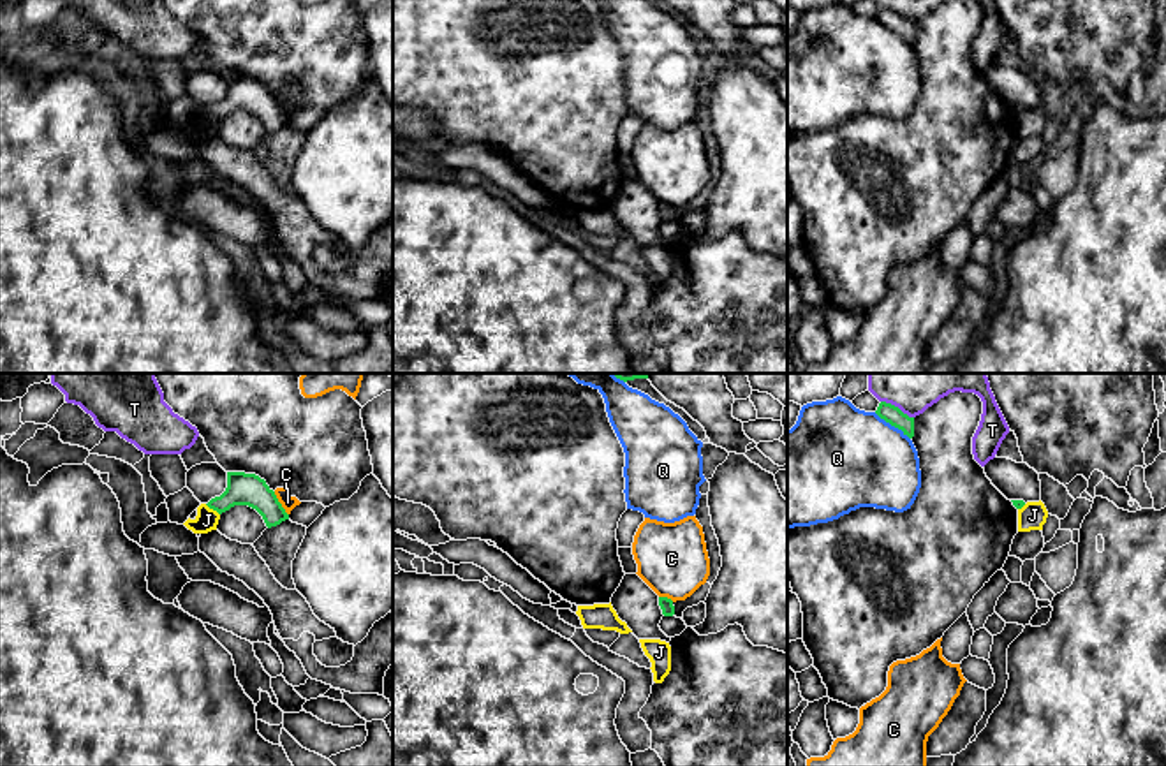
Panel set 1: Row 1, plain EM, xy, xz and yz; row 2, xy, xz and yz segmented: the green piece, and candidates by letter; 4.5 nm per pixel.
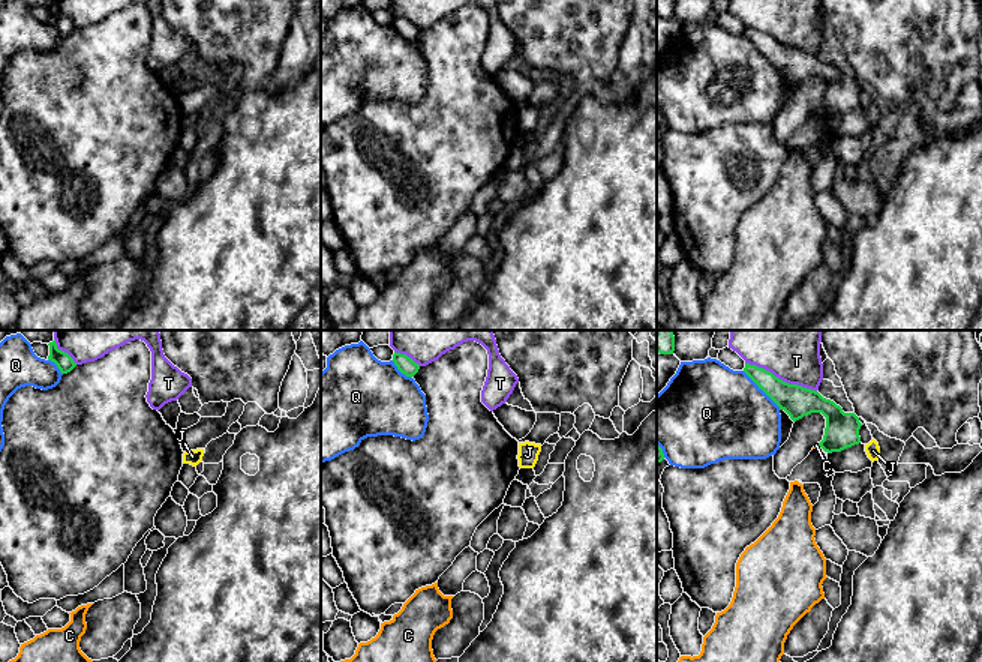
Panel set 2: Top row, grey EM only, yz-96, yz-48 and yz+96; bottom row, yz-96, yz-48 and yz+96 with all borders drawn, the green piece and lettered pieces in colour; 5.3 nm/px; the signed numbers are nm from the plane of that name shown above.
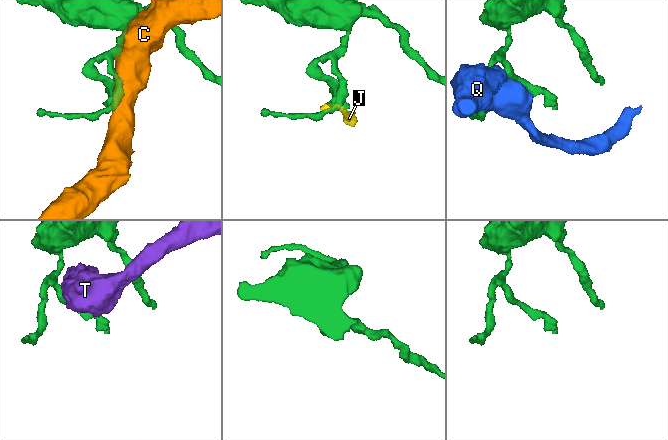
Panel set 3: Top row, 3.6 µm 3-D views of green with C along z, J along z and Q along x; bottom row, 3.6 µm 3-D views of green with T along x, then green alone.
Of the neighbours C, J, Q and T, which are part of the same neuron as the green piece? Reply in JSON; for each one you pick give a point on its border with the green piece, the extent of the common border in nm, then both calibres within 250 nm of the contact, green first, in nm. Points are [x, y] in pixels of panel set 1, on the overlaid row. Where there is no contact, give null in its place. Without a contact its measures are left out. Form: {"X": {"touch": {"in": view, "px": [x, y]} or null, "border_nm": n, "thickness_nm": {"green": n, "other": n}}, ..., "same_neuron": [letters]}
{"same_neuron": []}

